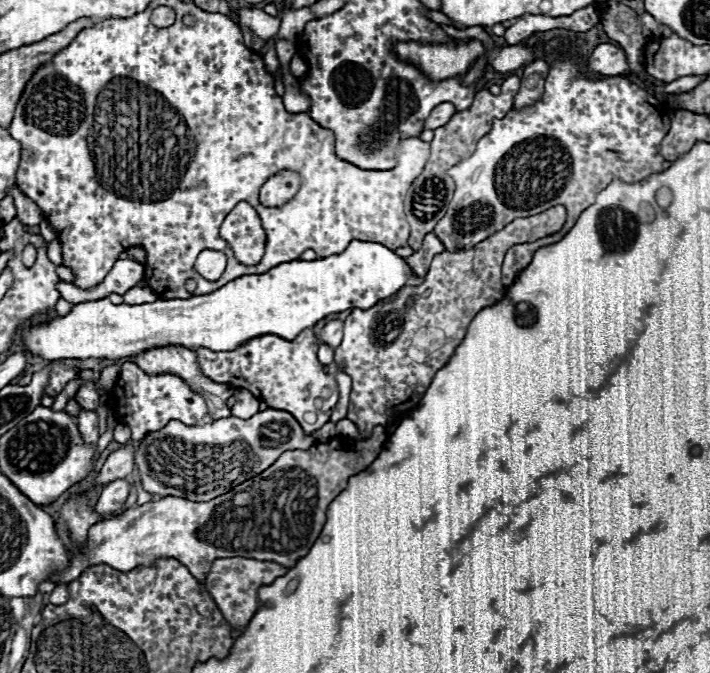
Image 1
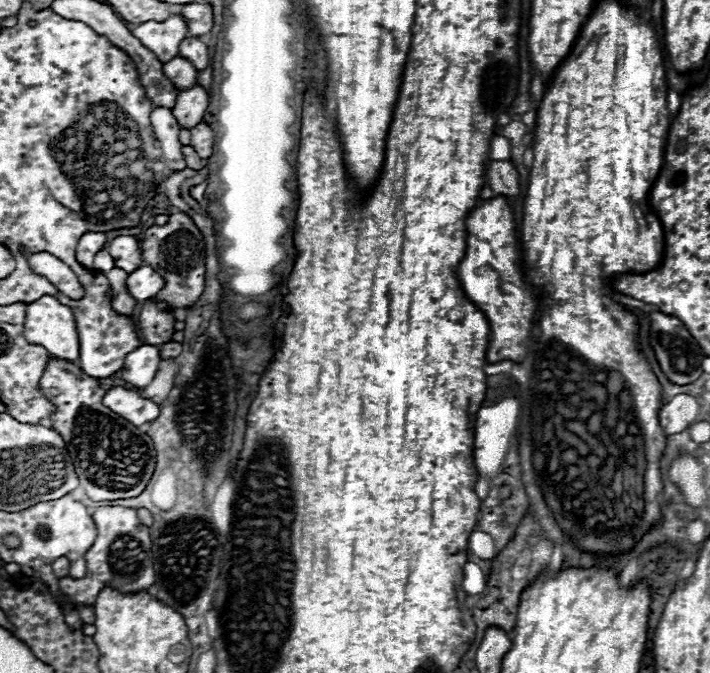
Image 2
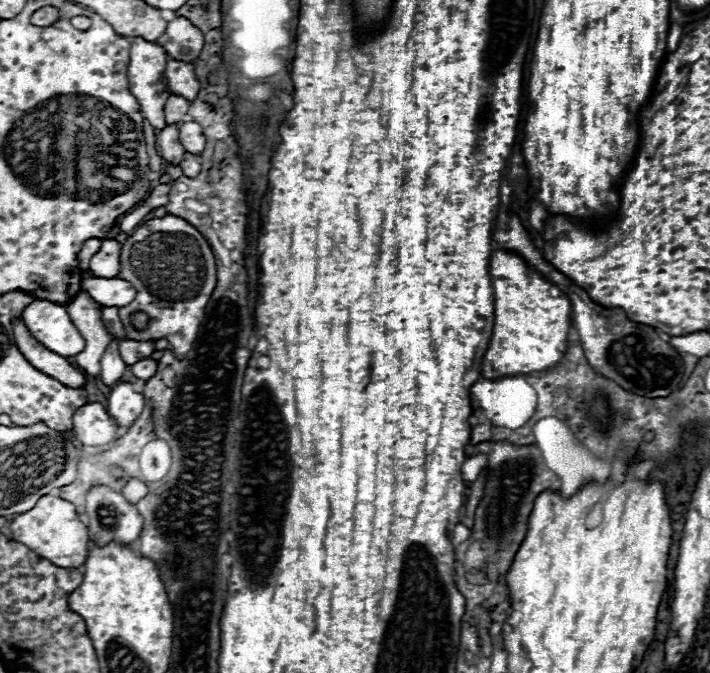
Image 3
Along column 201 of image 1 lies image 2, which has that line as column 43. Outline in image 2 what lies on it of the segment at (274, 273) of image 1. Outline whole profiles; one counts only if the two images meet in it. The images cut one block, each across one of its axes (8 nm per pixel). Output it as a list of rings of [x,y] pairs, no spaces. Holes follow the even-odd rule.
[[[42,296],[28,304],[24,336],[62,360],[78,360],[78,332],[74,314],[54,296]]]

